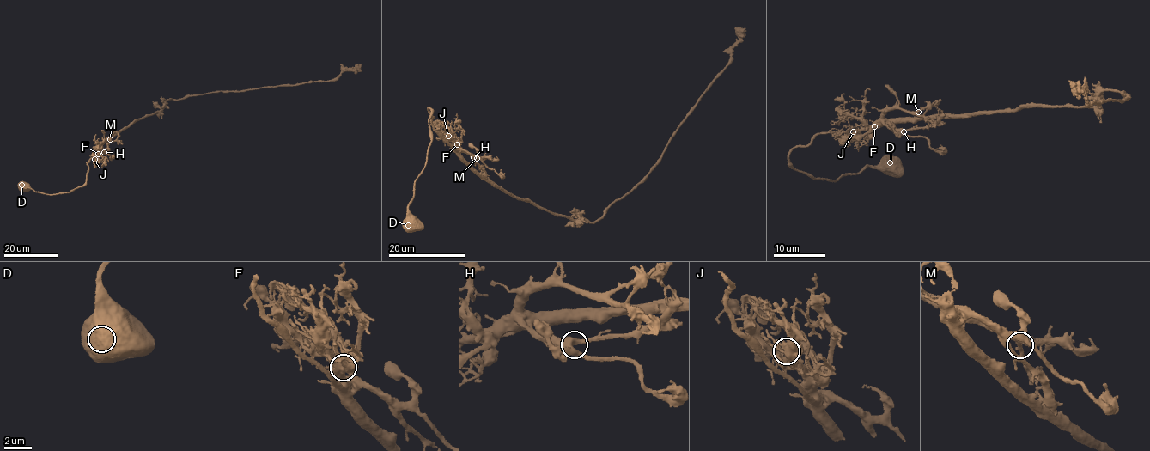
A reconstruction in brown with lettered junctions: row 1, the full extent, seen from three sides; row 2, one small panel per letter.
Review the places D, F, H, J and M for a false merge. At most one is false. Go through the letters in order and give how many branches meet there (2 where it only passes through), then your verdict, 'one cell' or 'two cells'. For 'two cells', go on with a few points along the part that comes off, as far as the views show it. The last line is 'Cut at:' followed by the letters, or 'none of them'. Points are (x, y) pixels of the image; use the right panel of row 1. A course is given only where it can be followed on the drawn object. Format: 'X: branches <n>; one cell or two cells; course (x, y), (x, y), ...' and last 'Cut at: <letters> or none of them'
D: branches 1; one cell
F: branches 3; one cell
H: branches 3; one cell
J: branches 4; one cell
M: branches 3; one cell
Cut at: none of them

